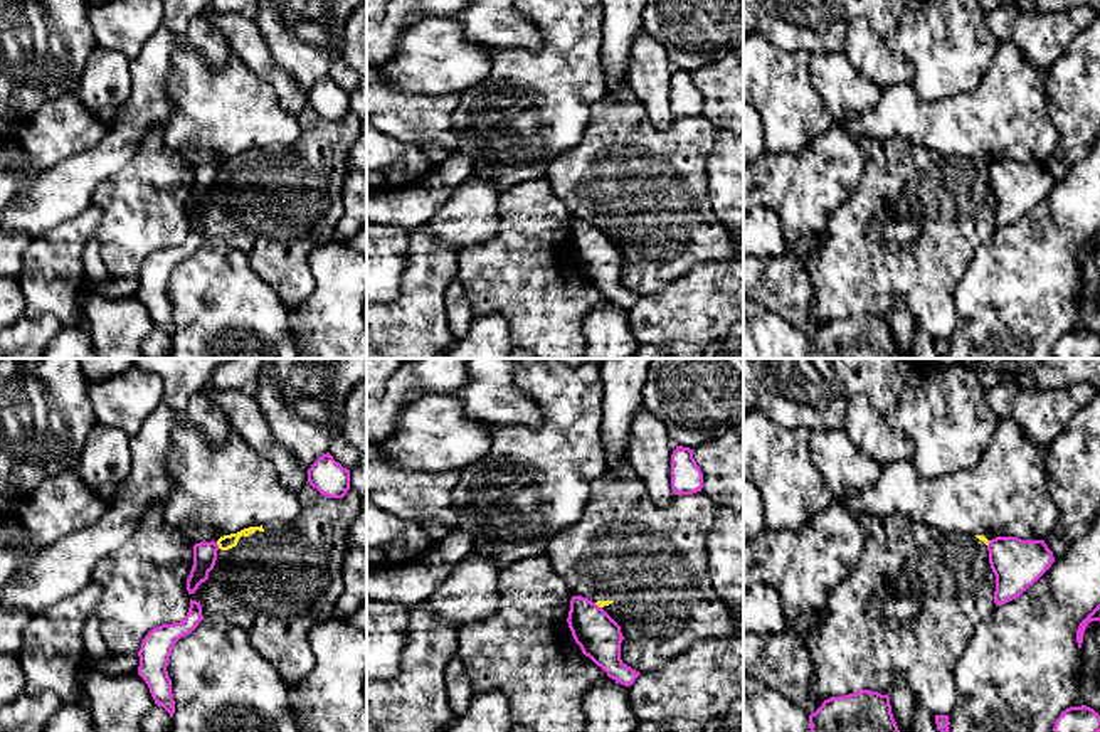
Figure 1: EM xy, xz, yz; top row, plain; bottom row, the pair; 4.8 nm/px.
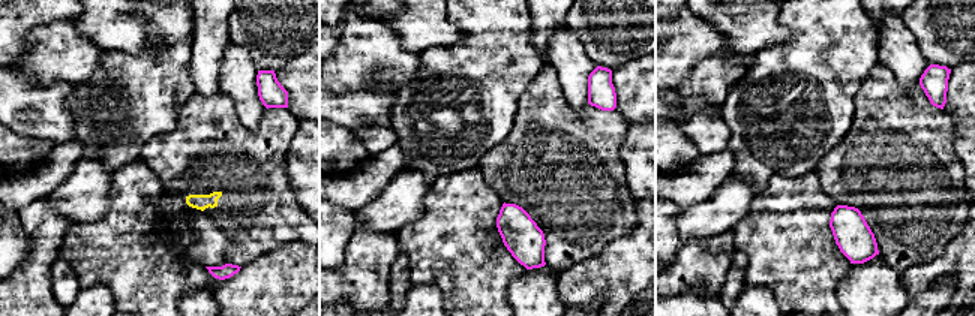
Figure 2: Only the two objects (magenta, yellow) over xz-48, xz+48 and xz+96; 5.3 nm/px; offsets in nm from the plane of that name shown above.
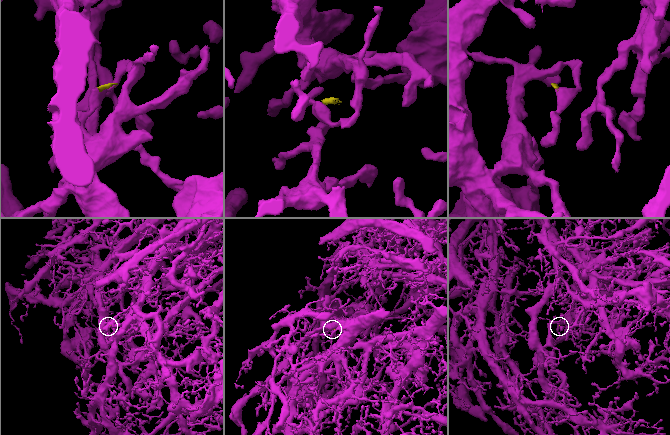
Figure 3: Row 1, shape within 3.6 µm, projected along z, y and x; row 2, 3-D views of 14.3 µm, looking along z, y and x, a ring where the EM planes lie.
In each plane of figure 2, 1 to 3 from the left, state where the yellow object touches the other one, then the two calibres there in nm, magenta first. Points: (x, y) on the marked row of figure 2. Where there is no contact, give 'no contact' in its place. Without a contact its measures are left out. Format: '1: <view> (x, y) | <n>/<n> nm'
1: no contact
2: no contact
3: no contact

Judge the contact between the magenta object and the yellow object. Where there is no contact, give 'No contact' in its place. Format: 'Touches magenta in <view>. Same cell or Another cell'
Touches magenta in xy. Another cell

